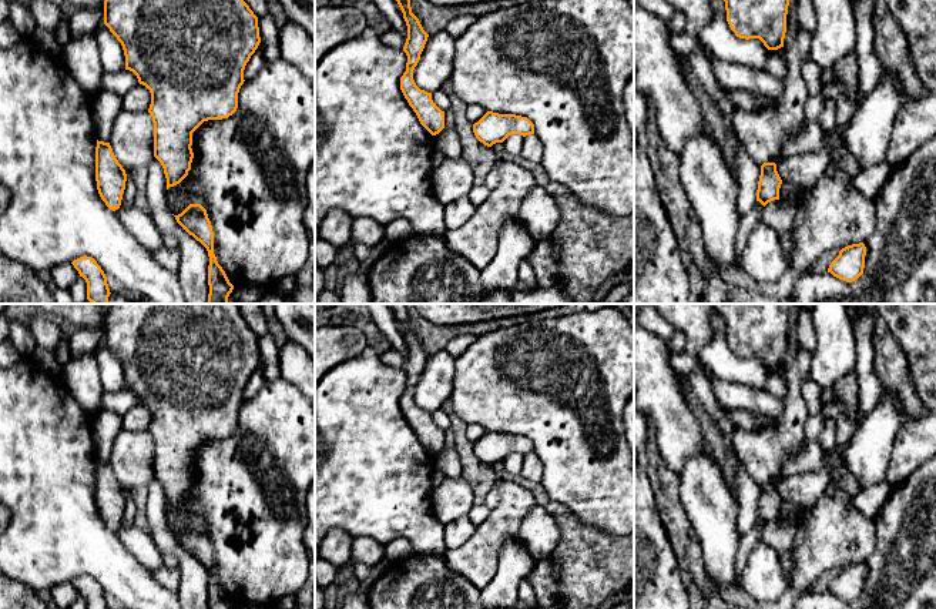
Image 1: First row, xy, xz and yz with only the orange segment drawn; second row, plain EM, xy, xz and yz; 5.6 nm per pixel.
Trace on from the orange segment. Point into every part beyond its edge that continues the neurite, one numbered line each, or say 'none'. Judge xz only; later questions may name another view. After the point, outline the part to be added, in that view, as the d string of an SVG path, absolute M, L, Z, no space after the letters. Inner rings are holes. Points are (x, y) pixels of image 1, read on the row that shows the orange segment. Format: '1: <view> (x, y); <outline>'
none

